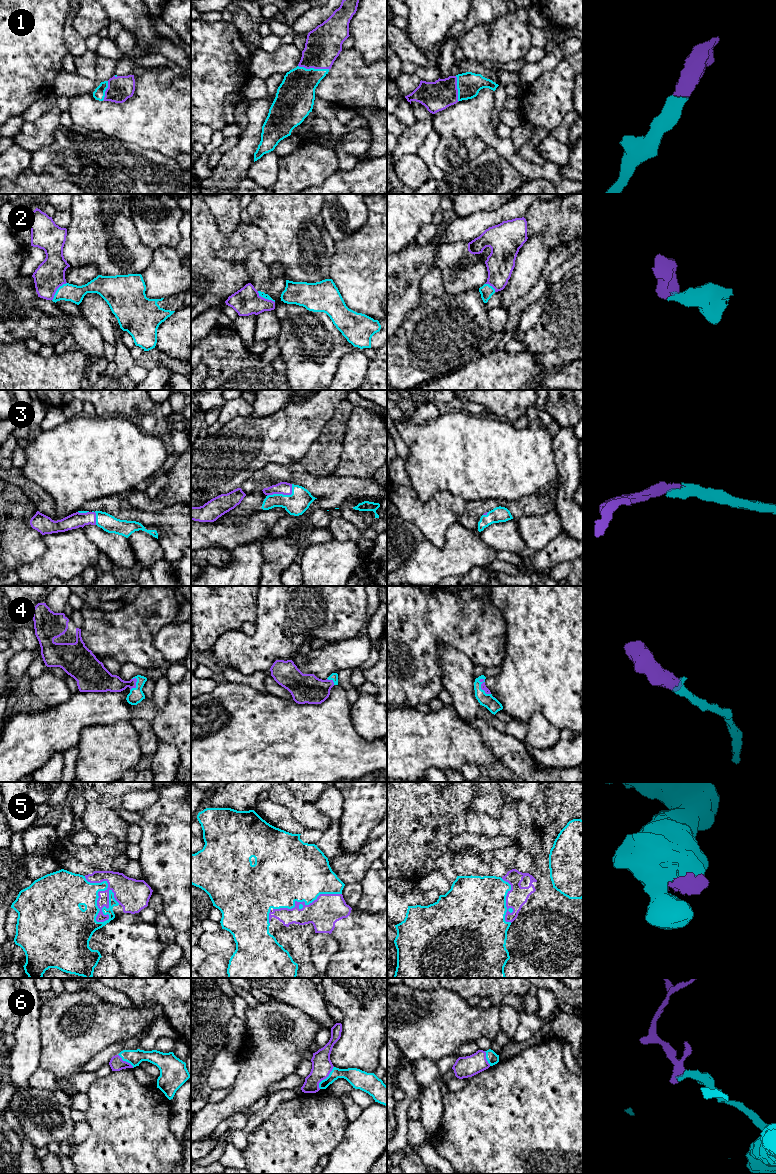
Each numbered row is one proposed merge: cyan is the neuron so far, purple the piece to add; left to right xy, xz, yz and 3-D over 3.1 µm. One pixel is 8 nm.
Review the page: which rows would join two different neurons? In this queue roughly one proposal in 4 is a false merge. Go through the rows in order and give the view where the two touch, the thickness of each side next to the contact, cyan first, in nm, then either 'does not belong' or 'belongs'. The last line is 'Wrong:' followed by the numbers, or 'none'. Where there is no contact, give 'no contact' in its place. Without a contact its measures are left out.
1: xz | 300/300 nm | belongs
2: xy | 140/240 nm | belongs
3: xz | 180/100 nm | belongs
4: yz | 110/50 nm | belongs
5: xy | 300/240 nm | belongs
6: xz | 150/160 nm | belongs
Wrong: none

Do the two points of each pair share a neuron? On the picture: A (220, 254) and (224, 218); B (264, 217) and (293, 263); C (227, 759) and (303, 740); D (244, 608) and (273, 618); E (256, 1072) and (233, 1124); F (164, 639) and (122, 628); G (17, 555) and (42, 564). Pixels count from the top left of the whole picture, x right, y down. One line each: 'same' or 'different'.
A: different
B: same
C: same
D: different
E: different
F: different
G: different

